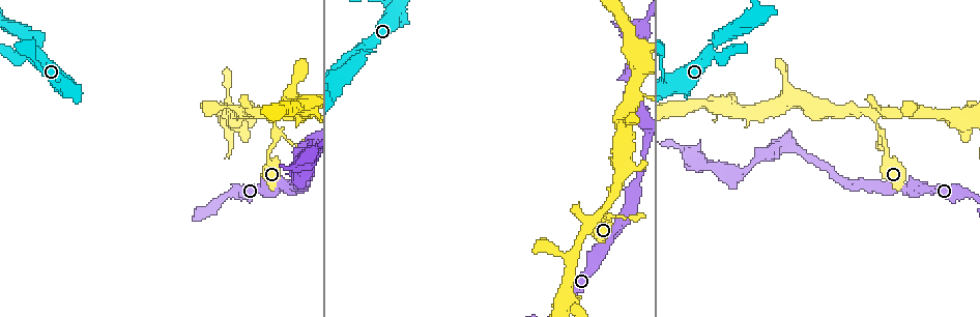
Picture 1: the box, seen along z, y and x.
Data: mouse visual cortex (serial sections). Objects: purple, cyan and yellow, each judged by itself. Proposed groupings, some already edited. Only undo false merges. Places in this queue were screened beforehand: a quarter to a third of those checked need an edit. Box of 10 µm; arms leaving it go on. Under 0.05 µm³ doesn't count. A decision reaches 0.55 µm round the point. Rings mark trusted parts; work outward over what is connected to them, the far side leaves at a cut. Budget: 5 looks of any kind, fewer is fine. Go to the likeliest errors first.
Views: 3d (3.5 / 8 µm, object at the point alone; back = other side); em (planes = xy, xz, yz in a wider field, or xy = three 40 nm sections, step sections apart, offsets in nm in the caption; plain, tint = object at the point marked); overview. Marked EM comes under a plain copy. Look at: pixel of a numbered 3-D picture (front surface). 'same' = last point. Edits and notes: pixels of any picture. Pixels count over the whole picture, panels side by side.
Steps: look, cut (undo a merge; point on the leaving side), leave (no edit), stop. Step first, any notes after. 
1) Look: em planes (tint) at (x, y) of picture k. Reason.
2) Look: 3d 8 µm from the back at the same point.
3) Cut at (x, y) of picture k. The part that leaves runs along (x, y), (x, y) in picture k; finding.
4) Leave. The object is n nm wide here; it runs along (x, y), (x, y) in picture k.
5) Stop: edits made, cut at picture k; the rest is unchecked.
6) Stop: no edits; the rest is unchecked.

Look: 3d 3.5 µm at (873, 117) of picture 1. Abrupt turn.

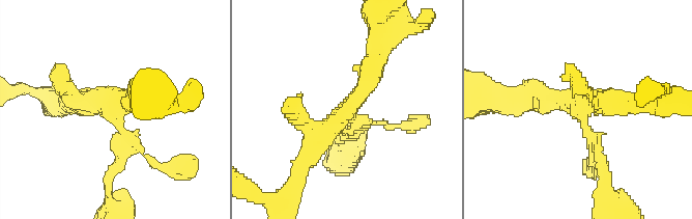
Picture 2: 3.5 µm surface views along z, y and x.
Look: em xy step 3 (tint) at (344, 111) of picture 2. Need the tissue.

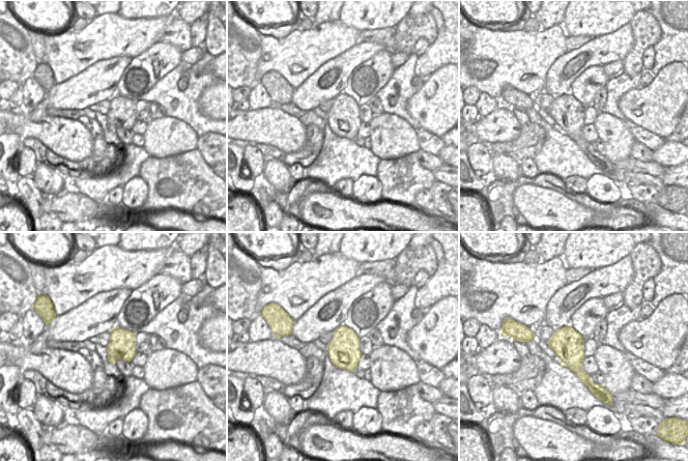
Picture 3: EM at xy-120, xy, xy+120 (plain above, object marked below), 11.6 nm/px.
Leave. It runs along (605, 168), (571, 98), (520, 98) in picture 2; all the same cell.

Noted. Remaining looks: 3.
Look: 3d 3.5 µm at (21, 57) of picture 1. Three-way junction.

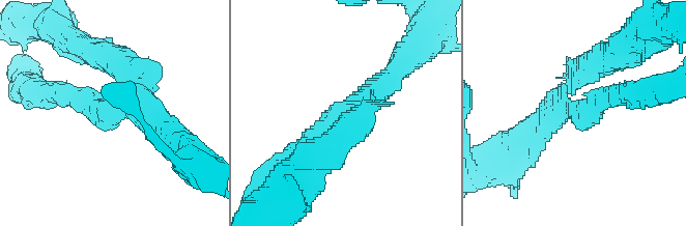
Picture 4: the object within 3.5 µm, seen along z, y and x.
Cut at (592, 120) of picture 4. The part that leaves runs along (569, 111), (588, 111), (635, 85) in picture 4; a second cell is stuck on.

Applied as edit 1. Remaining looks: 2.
Stop: edits made, cut at picture 4; the rest is unchecked.

